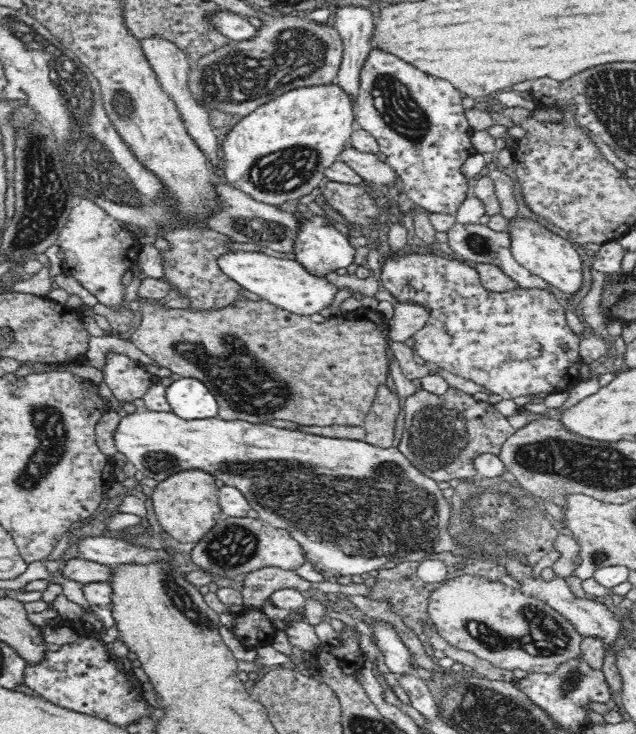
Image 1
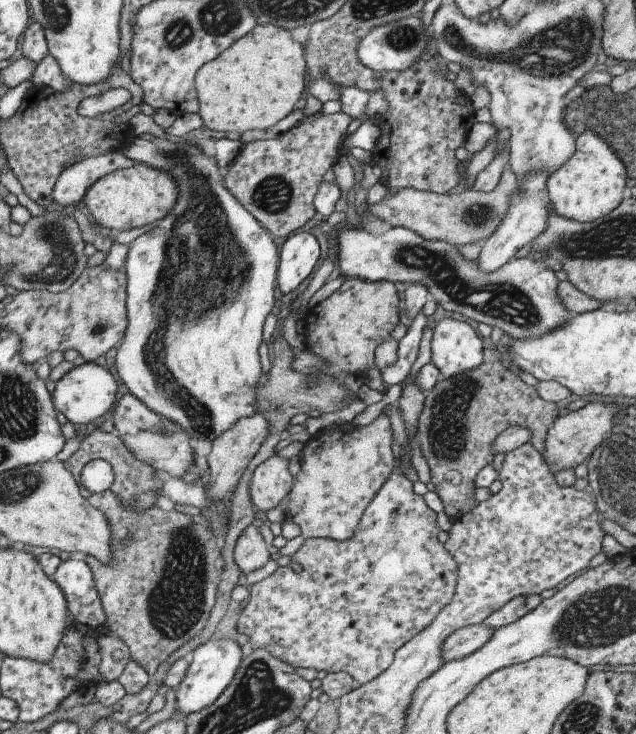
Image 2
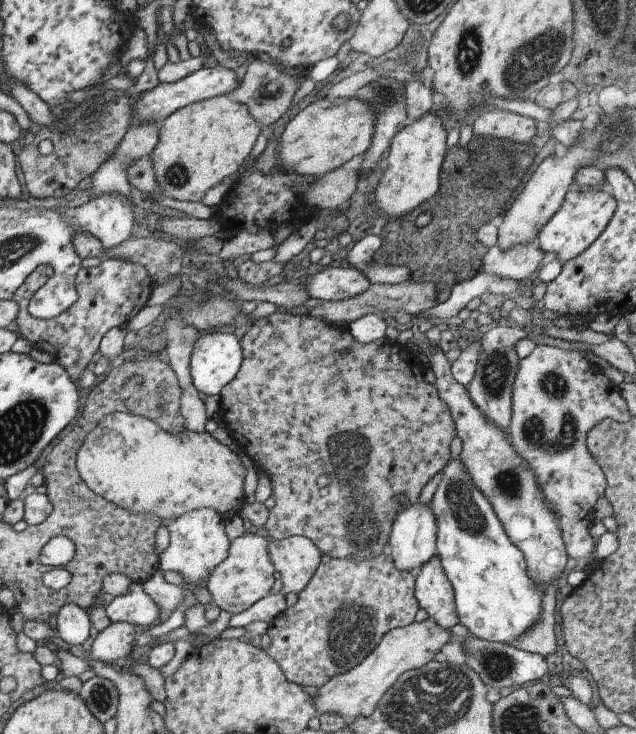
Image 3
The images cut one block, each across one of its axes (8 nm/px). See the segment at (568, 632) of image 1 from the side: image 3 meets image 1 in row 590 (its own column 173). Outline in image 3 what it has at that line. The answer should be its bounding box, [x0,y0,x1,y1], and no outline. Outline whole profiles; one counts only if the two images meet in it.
[76,412,245,520]

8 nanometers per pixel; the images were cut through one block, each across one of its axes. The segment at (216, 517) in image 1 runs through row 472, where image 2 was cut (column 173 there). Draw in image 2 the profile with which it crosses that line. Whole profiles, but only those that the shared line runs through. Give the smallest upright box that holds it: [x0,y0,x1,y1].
[82,163,177,233]

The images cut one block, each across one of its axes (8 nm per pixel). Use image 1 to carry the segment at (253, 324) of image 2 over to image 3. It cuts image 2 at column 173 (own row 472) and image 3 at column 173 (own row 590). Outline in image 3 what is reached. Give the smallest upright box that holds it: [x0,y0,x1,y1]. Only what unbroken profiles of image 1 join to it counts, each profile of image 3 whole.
[158,508,229,605]

